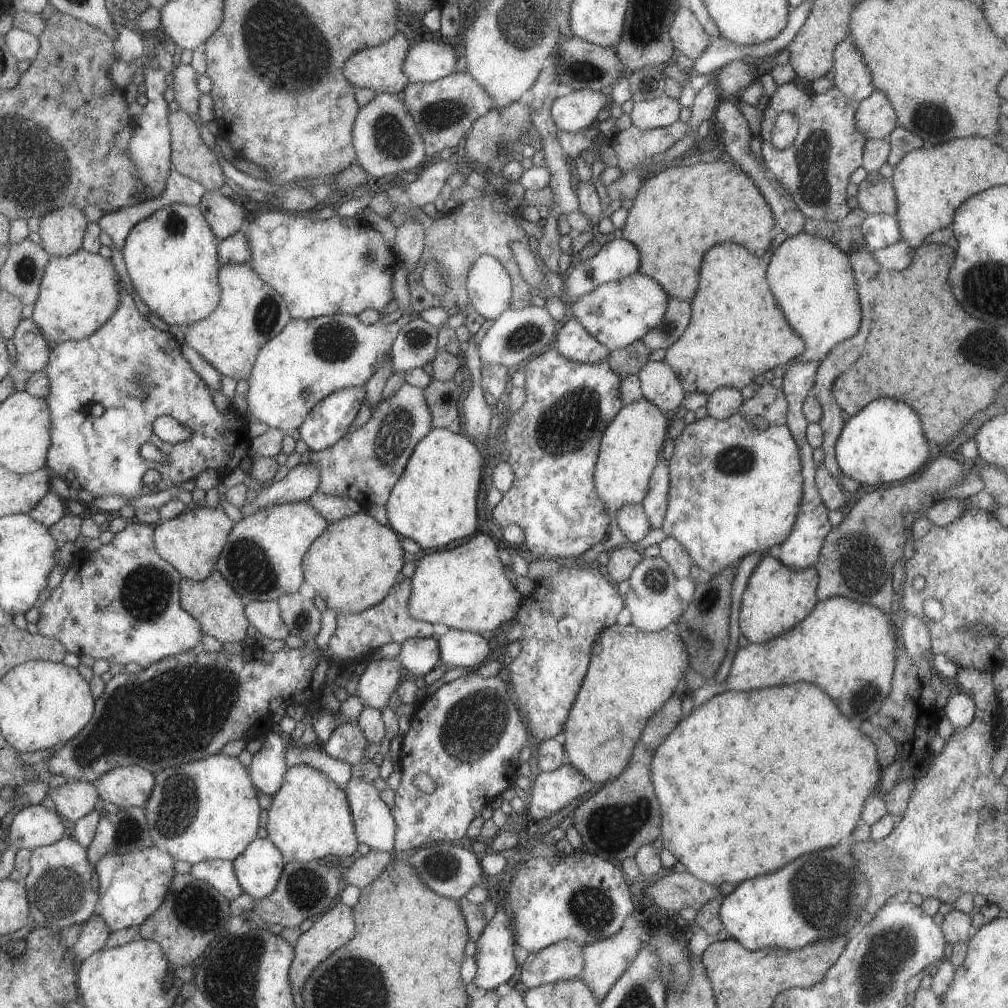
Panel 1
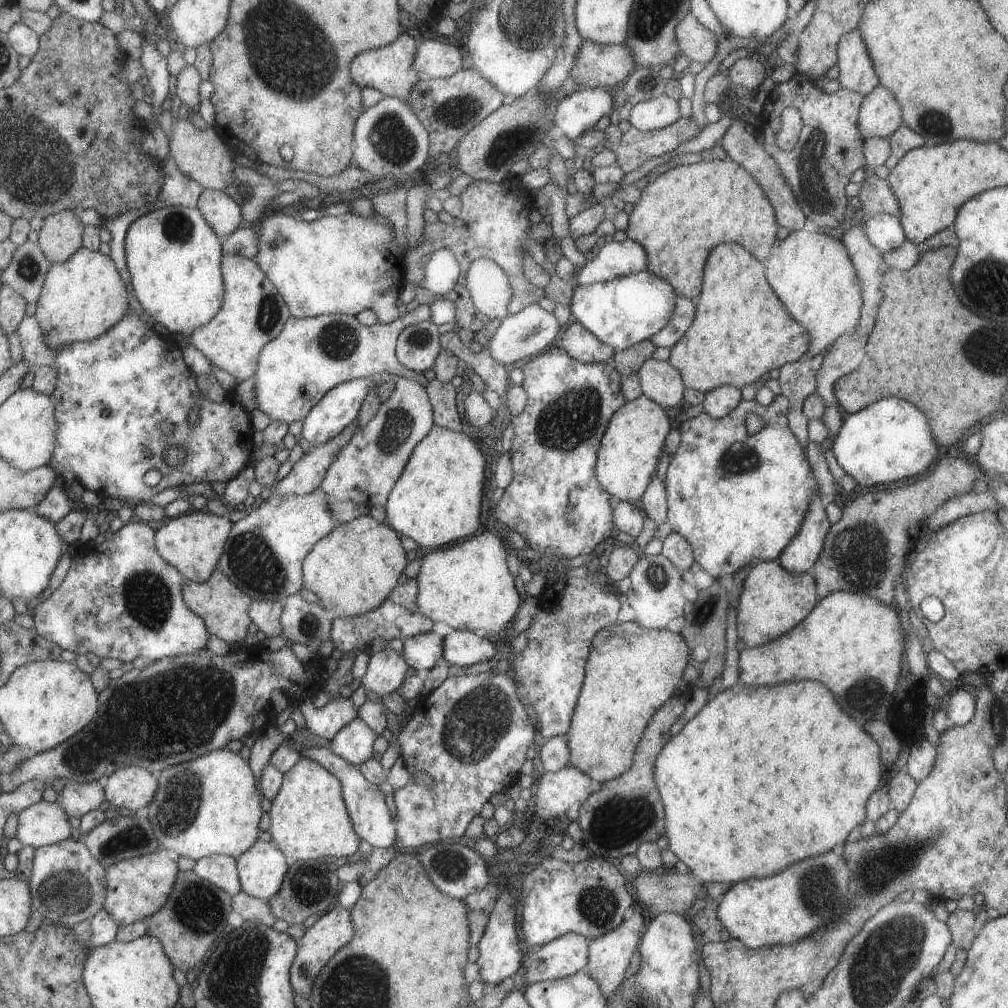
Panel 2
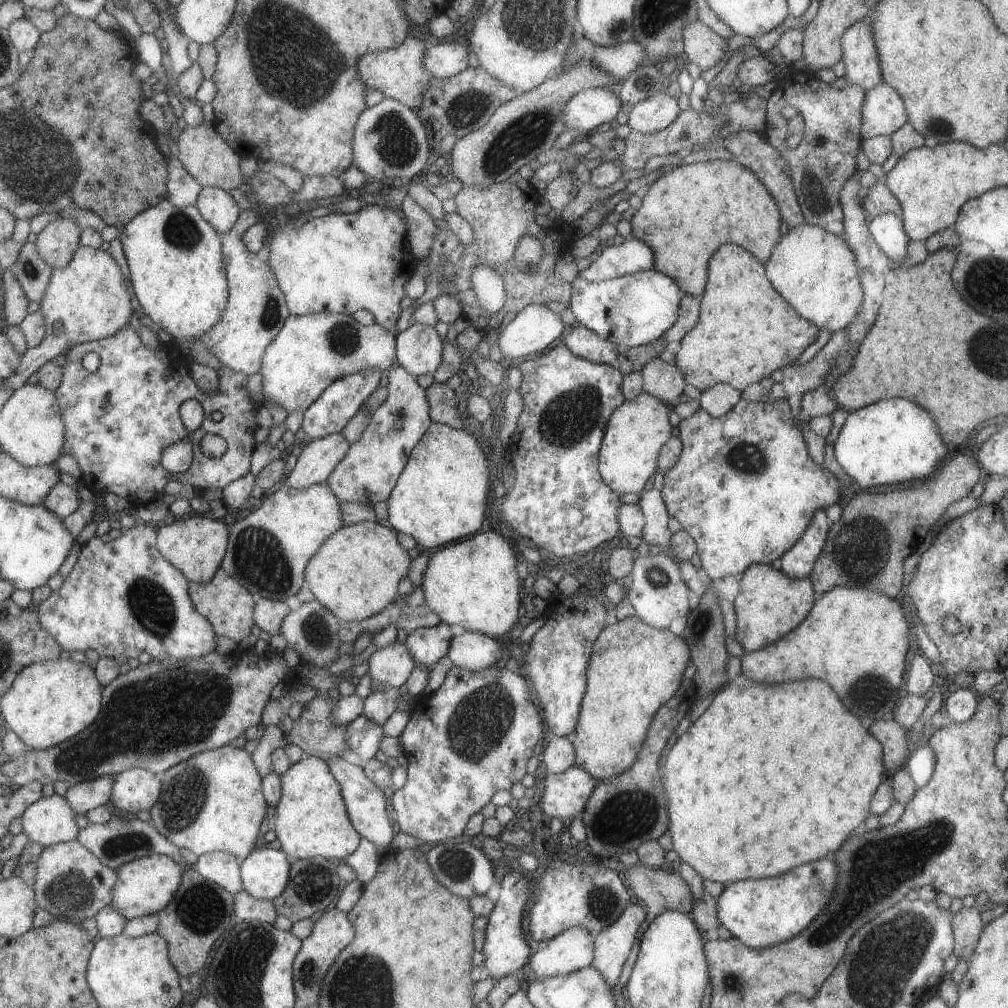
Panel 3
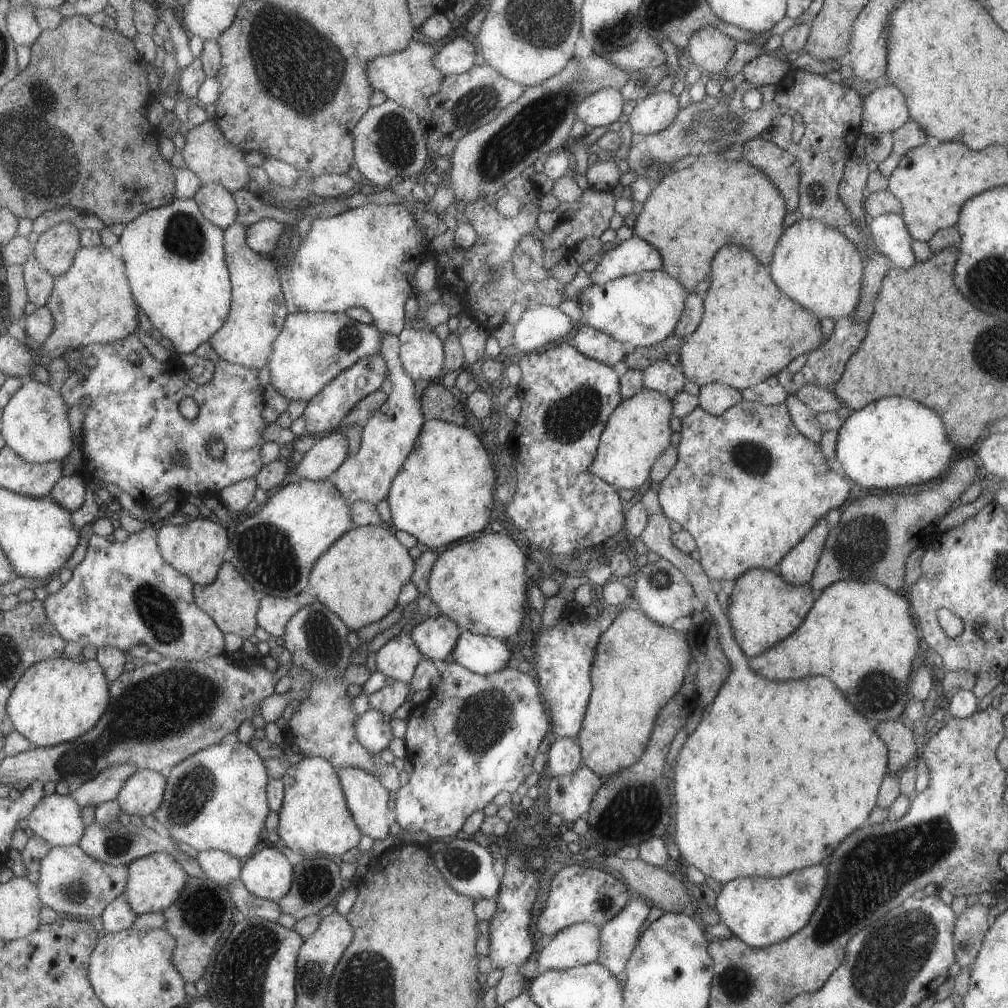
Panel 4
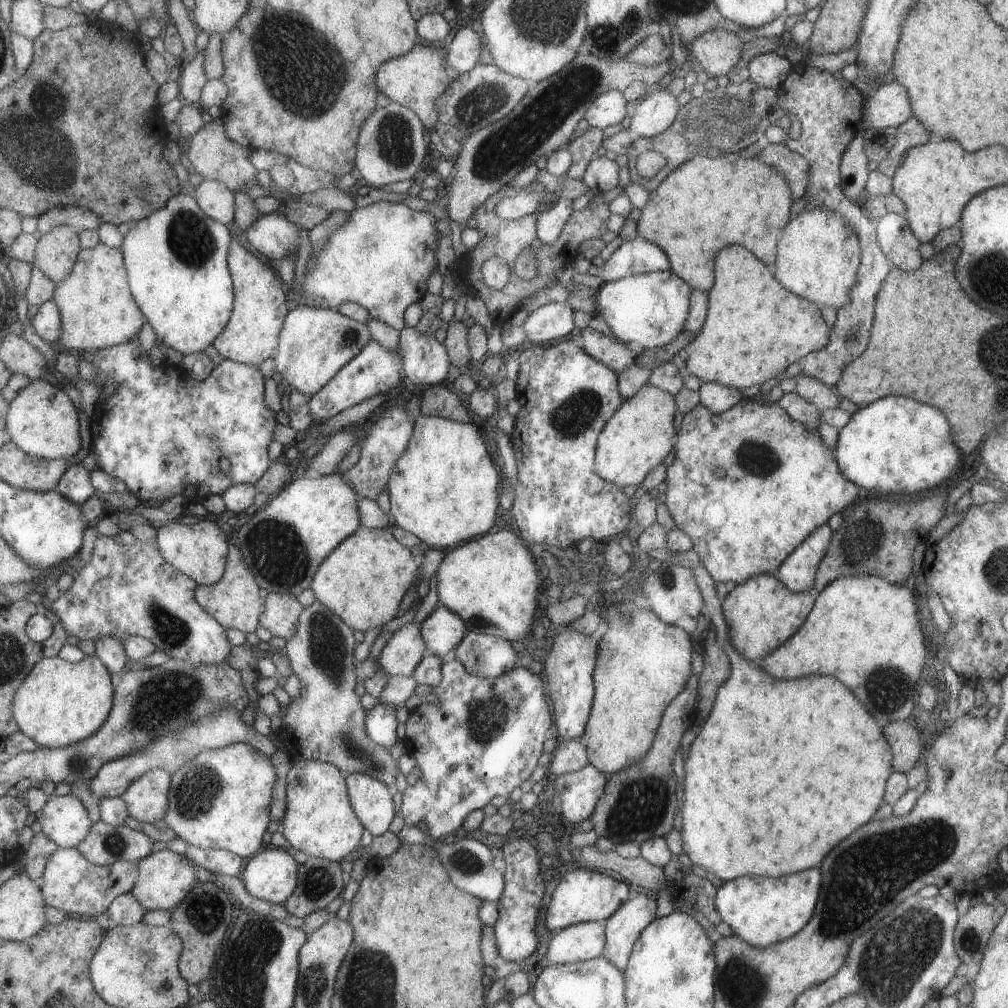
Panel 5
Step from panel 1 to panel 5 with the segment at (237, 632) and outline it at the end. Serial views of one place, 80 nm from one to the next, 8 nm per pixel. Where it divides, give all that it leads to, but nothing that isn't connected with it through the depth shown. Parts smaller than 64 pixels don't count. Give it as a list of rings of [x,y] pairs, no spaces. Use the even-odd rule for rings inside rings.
[[[231,547],[225,562],[223,576],[212,586],[196,585],[195,602],[203,608],[225,630],[239,630],[243,635],[253,633],[259,624],[259,614],[263,611],[263,593],[249,574],[247,566],[241,562],[236,548]]]

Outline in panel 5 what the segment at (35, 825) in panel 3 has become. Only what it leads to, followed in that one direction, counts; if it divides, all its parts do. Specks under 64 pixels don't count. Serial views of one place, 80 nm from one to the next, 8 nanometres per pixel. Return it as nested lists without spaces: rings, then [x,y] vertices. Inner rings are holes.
[[[52,795],[38,813],[36,821],[42,832],[57,842],[60,848],[77,847],[90,832],[87,810],[75,795]]]

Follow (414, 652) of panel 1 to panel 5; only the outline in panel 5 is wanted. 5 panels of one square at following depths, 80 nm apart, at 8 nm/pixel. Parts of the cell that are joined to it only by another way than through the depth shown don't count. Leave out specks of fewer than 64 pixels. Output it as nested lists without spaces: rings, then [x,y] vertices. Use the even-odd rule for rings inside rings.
[[[437,605],[430,615],[420,619],[418,625],[427,653],[442,660],[450,650],[456,649],[466,634],[463,620],[442,605]]]

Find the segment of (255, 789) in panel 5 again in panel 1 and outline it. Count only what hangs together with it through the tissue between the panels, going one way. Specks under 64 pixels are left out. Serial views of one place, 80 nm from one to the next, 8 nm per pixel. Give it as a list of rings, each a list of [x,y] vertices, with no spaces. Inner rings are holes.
[[[221,752],[158,772],[154,775],[154,785],[144,805],[149,836],[154,846],[168,852],[175,861],[182,860],[191,865],[200,860],[213,859],[231,862],[257,836],[259,828],[260,806],[248,768],[243,767],[237,757]]]

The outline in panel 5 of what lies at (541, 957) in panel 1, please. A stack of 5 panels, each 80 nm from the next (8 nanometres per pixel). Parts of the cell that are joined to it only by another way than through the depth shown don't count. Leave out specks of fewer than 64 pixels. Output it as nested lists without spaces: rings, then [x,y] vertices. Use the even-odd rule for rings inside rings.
[[[603,922],[578,923],[553,933],[545,960],[550,965],[573,964],[597,958],[605,945]]]

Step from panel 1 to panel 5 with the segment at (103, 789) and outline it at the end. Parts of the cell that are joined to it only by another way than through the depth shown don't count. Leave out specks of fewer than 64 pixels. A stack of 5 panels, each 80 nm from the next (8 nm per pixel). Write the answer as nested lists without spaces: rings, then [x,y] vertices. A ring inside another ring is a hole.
[[[160,769],[147,770],[133,780],[121,794],[128,816],[138,822],[152,823],[163,819],[167,810],[167,792],[171,773]]]

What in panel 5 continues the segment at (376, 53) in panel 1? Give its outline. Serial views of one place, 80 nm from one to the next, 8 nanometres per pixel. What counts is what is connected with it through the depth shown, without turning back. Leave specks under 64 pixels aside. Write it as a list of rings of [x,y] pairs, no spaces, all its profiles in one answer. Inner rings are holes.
[[[415,44],[407,54],[381,62],[375,72],[377,90],[393,103],[409,108],[419,118],[427,136],[438,120],[433,100],[441,96],[447,84],[459,75],[445,64],[445,54],[447,54],[445,48],[431,48]]]

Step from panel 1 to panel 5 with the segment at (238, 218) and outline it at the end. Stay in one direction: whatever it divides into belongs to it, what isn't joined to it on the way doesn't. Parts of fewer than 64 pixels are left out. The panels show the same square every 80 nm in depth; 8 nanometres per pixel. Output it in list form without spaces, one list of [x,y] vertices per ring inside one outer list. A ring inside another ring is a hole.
[[[202,180],[201,184],[193,189],[193,199],[201,212],[207,218],[221,224],[234,220],[234,192],[229,191],[221,182]]]

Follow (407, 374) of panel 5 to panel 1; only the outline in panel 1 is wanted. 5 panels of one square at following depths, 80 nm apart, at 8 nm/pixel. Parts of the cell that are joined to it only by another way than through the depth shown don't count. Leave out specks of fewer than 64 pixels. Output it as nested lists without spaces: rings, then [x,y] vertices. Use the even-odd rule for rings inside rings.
[[[421,318],[405,323],[390,348],[393,371],[416,369],[431,362],[438,351],[438,327]]]

